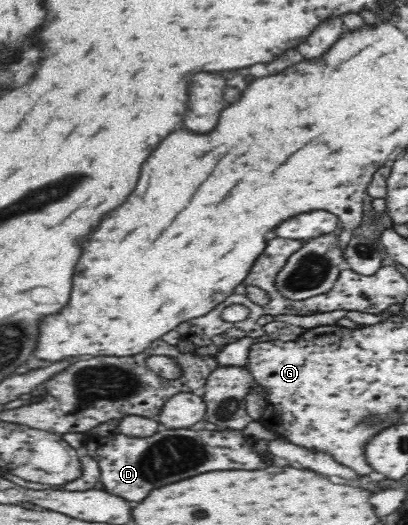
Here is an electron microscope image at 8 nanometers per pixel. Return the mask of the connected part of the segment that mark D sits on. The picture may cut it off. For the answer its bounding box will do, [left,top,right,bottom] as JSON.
[84,427,289,502]

